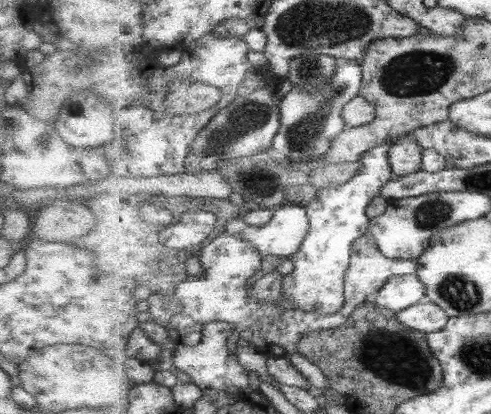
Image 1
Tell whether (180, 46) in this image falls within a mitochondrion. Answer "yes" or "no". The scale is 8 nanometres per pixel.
no

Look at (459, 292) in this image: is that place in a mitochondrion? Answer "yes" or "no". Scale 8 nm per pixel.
yes

